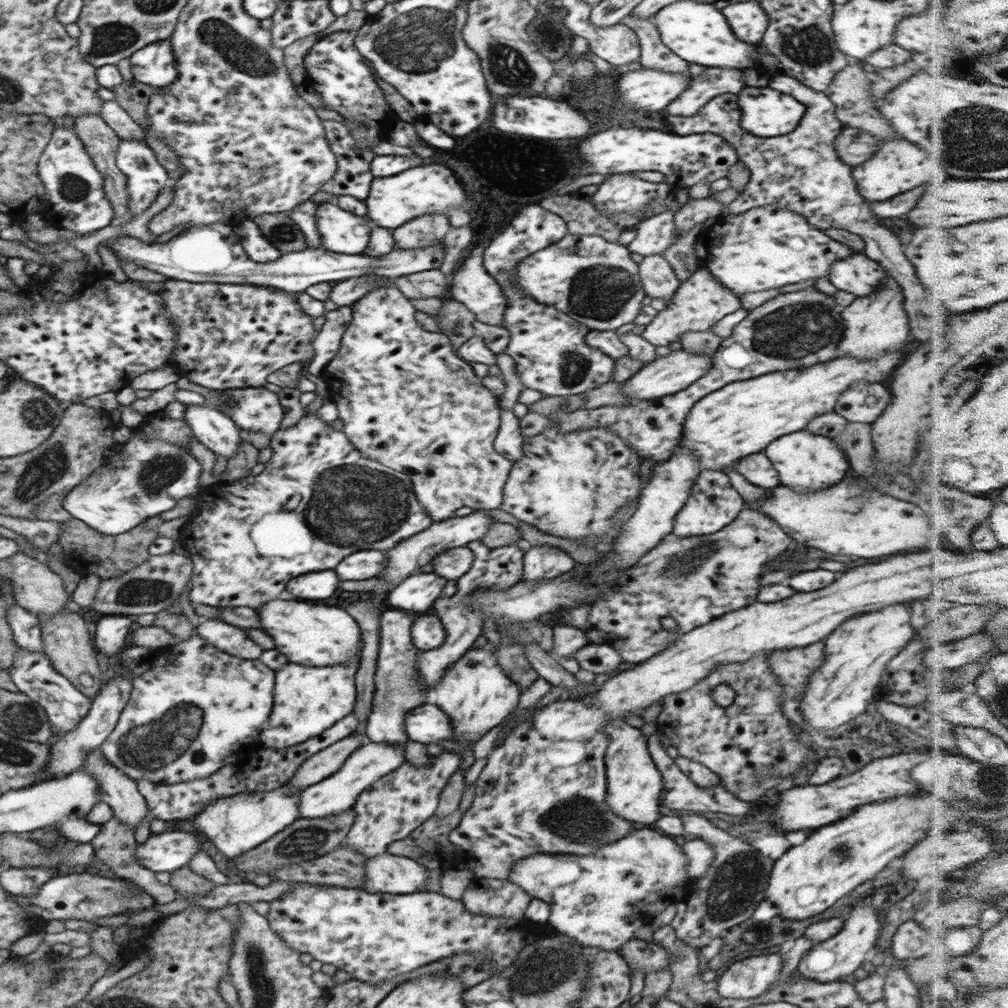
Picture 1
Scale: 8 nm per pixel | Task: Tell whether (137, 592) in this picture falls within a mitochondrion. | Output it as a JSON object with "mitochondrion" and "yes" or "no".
{"mitochondrion":"yes"}

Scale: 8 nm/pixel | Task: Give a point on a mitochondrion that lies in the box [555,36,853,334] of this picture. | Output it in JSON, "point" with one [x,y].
{"point":[601,292]}

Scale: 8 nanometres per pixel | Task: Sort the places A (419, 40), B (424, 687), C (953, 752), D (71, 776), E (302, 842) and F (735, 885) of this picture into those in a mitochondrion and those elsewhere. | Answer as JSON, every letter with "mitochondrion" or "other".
{"A":"mitochondrion","B":"other","C":"other","D":"other","E":"mitochondrion","F":"mitochondrion"}

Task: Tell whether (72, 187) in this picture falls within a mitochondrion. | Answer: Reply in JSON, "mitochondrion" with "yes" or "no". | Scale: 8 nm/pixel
{"mitochondrion":"yes"}

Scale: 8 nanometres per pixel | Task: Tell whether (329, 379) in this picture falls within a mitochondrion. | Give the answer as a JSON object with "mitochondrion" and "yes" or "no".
{"mitochondrion":"no"}

